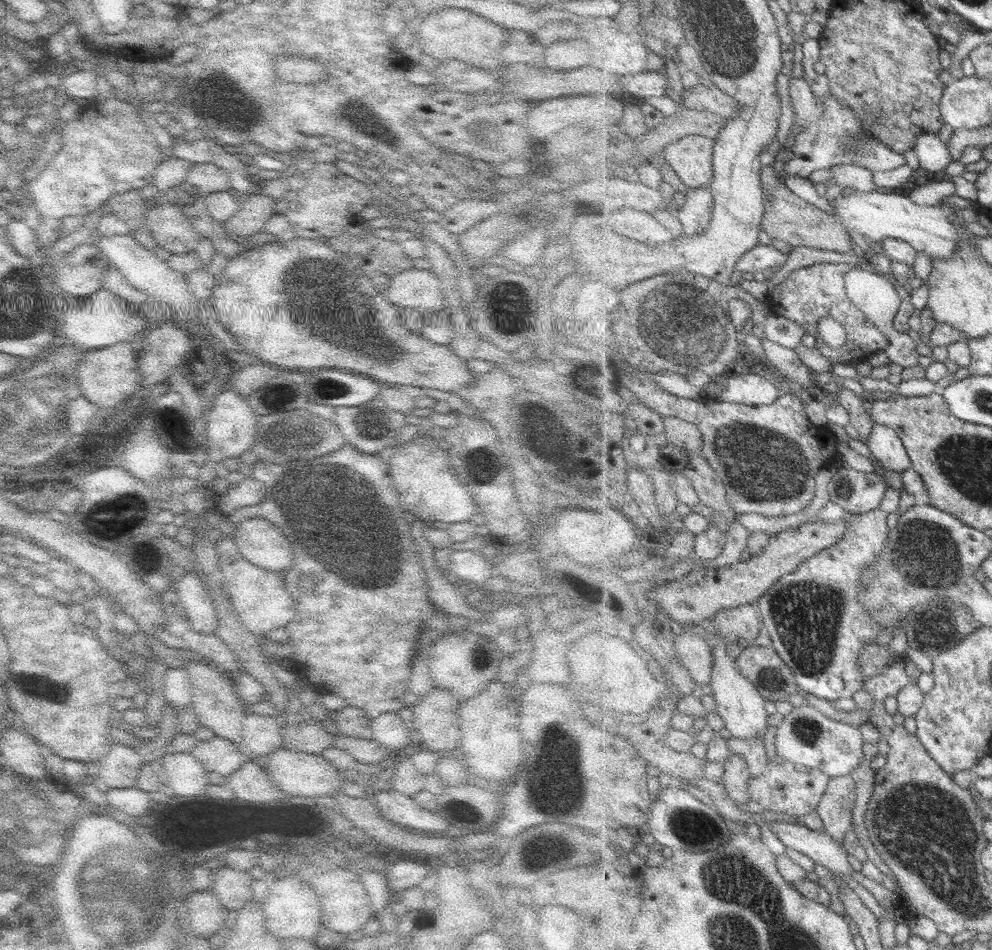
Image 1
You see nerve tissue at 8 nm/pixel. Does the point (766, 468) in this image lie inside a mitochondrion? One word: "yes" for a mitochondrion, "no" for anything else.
yes

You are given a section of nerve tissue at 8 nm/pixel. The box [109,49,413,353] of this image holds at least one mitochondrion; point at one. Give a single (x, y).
(234, 99)

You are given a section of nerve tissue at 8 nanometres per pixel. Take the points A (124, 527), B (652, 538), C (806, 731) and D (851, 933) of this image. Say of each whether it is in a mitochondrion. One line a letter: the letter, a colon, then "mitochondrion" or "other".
A: other
B: other
C: mitochondrion
D: other

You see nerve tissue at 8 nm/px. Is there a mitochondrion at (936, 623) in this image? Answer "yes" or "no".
yes

